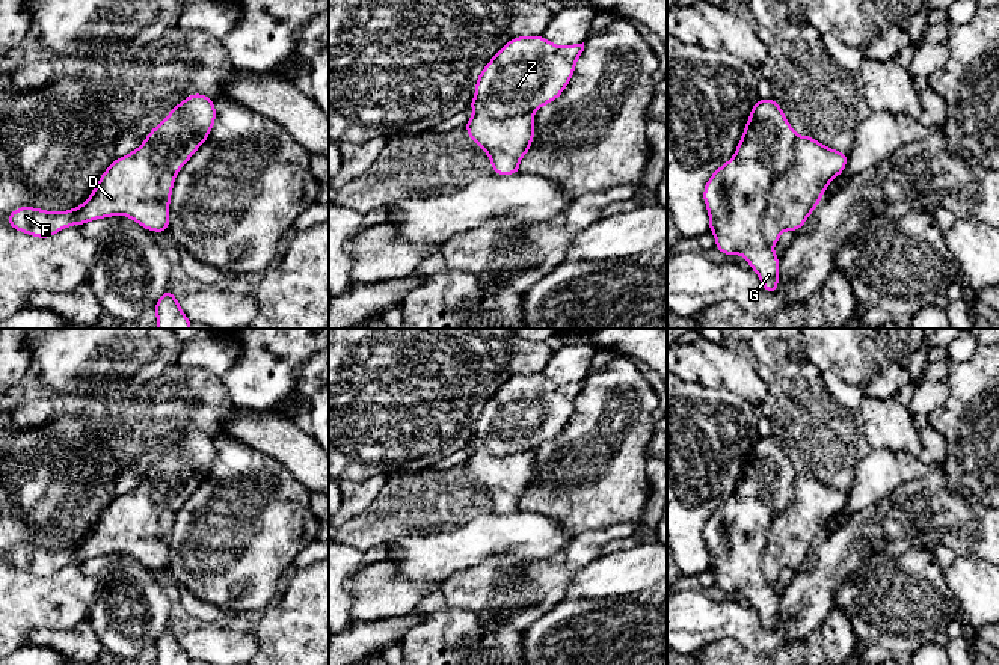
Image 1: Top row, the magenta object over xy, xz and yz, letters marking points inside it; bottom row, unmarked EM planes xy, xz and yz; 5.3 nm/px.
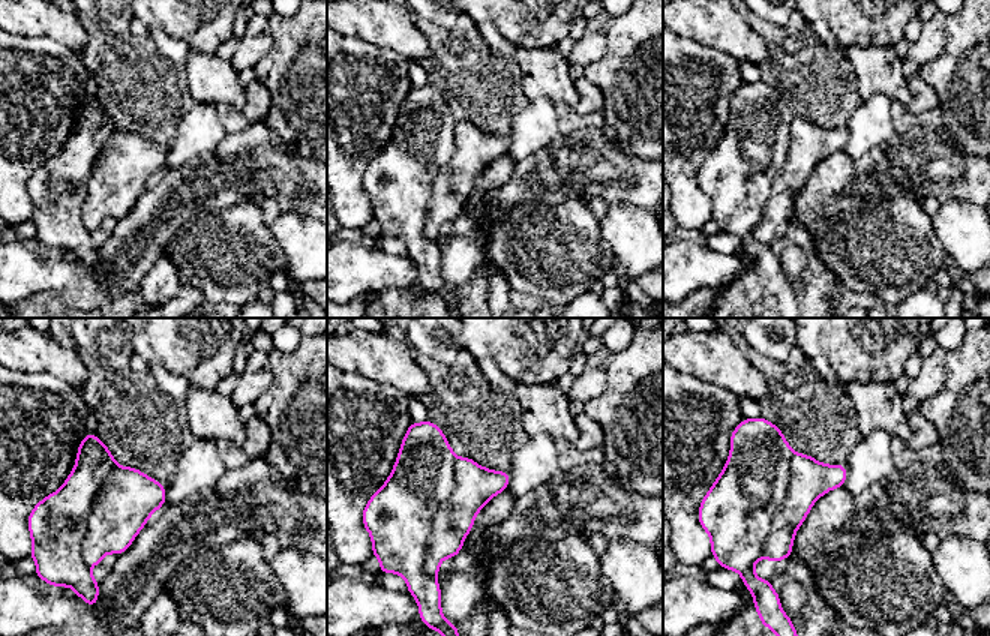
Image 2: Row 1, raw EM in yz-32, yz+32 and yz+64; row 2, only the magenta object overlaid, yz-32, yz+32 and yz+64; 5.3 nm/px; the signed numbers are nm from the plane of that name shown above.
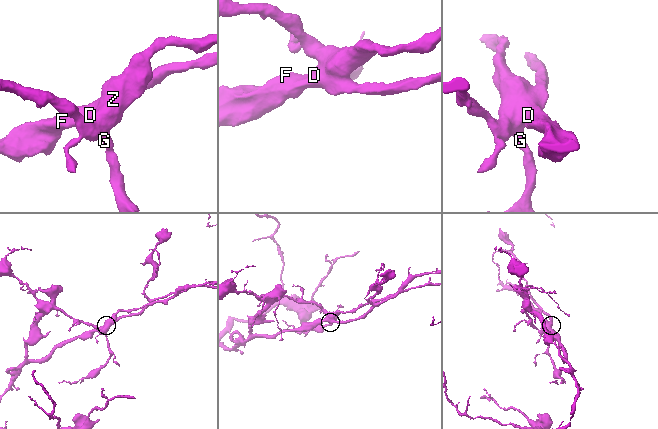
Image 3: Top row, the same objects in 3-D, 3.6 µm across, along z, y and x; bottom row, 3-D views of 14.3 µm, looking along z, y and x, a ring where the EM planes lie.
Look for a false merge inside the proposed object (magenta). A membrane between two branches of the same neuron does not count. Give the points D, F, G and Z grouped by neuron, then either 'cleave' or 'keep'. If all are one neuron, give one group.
groups D F G Z; keep

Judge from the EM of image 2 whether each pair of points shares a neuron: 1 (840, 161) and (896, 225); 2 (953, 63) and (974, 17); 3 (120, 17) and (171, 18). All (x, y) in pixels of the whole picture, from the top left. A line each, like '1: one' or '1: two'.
1: one
2: one
3: two

